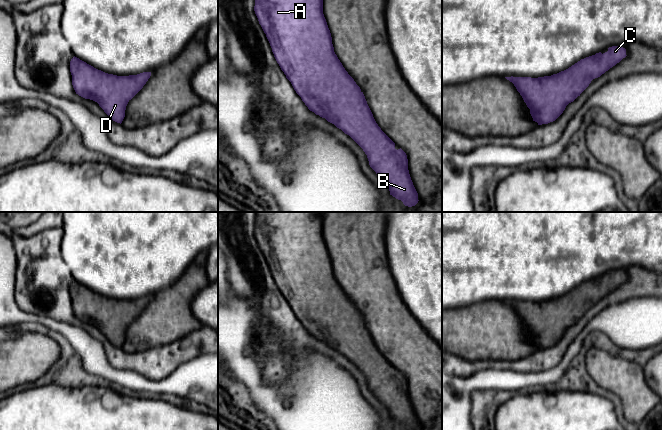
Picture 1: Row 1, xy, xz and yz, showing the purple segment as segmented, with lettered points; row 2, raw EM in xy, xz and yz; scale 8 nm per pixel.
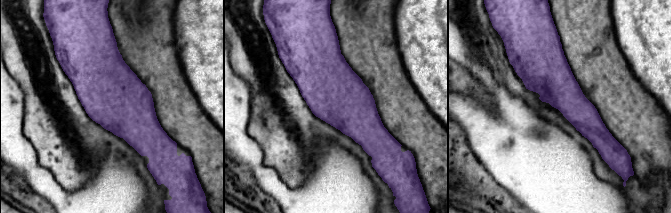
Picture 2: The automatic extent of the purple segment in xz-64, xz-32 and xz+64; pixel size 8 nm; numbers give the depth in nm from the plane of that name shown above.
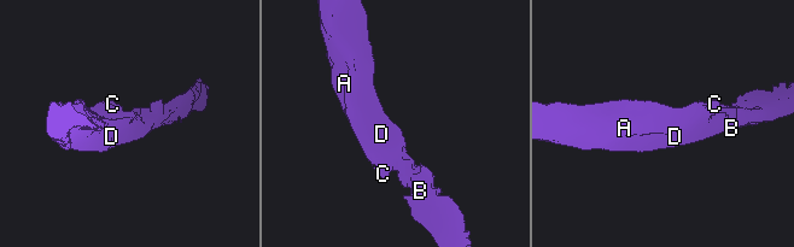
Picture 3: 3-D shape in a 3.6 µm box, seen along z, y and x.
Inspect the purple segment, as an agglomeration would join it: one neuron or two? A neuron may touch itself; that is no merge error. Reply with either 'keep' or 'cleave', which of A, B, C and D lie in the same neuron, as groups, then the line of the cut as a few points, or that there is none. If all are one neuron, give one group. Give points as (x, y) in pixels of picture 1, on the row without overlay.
keep; A B C D; no cut

